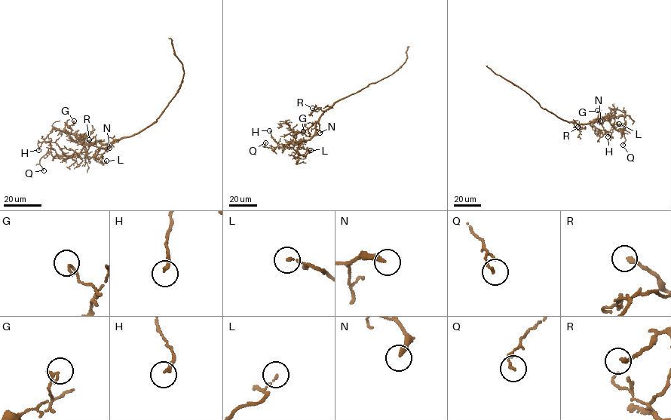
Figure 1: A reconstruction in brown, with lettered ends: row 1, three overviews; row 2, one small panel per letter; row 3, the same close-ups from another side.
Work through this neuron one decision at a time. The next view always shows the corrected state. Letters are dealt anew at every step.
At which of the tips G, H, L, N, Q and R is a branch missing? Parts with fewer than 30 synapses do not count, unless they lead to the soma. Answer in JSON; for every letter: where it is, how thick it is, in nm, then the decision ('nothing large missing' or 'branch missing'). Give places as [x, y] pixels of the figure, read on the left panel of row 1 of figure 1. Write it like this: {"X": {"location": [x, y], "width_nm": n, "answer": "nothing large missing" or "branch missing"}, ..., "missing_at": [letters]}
{"G": {"location": [74, 121], "width_nm": 170, "answer": "nothing large missing"}, "H": {"location": [38, 150], "width_nm": 180, "answer": "nothing large missing"}, "L": {"location": [106, 160], "width_nm": 130, "answer": "nothing large missing"}, "N": {"location": [109, 148], "width_nm": 240, "answer": "nothing large missing"}, "Q": {"location": [44, 170], "width_nm": 120, "answer": "nothing large missing"}, "R": {"location": [89, 139], "width_nm": 190, "answer": "nothing large missing"}, "missing_at": []}

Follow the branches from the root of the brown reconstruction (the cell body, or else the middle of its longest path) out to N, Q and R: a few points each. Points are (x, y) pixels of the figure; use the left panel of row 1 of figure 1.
N: (124, 137), (100, 147), (103, 148), (107, 145), (109, 148)
Q: (124, 137), (103, 145), (99, 140), (85, 151), (68, 157), (53, 156), (50, 151), (40, 159), (44, 170)
R: (124, 137), (112, 141), (105, 150), (93, 145), (94, 136), (89, 139)

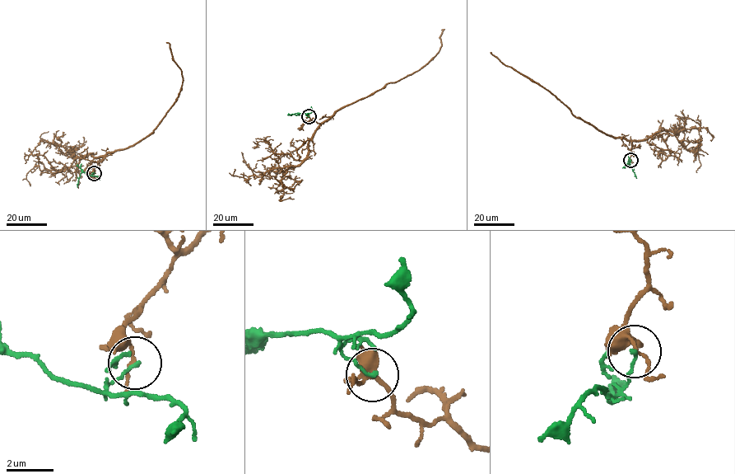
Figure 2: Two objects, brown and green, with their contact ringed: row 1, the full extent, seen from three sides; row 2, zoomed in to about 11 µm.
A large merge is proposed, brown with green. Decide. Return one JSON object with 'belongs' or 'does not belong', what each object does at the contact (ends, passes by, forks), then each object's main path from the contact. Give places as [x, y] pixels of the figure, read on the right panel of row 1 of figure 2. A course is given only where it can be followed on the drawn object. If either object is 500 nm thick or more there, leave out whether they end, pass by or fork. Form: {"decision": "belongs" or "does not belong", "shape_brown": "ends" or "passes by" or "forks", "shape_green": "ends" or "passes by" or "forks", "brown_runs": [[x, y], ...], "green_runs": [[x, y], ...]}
{"decision": "does not belong", "shape_brown": "passes by", "shape_green": "ends", "brown_runs": [[630, 160], [630, 142], [598, 130], [577, 118], [555, 96], [506, 66], [491, 53]], "green_runs": [[630, 160], [628, 163], [637, 178]]}

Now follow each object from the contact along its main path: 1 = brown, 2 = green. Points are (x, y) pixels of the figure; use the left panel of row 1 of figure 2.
1: (95, 172), (93, 170), (102, 157), (133, 145), (152, 133), (174, 102), (183, 79), (169, 44), (166, 42)
2: (95, 173), (90, 175), (81, 172), (77, 187)

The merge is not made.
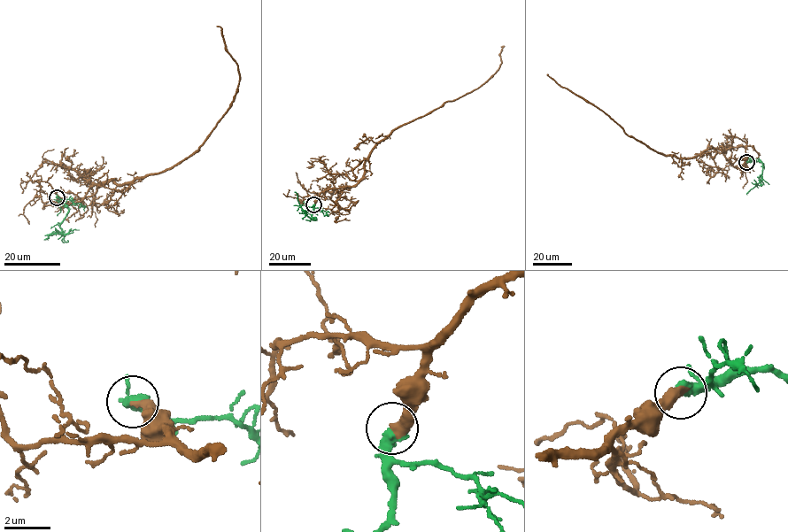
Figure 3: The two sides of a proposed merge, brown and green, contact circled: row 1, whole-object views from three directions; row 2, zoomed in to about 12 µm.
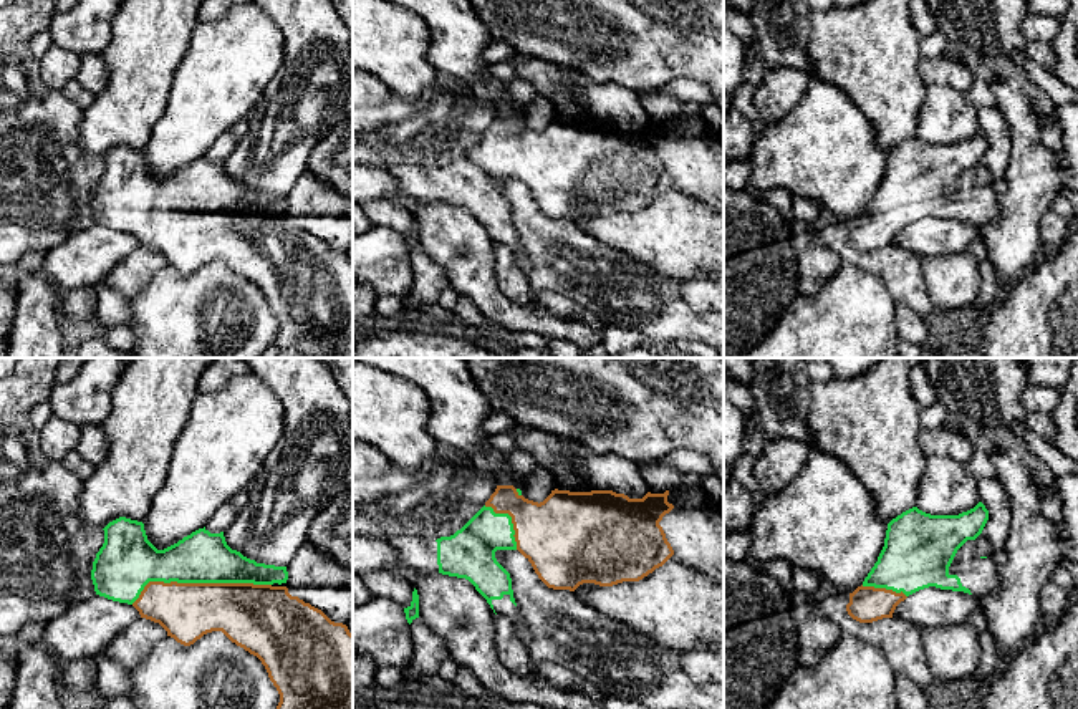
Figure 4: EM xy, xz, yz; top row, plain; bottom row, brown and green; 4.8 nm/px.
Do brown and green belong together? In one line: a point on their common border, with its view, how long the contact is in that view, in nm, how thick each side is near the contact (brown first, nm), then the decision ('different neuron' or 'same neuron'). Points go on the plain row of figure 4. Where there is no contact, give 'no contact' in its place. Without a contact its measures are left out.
xy (199, 212) | 700 nm | 280/260 nm | same neuron

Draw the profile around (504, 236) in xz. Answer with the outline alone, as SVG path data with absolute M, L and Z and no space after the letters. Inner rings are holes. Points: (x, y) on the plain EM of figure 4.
M503 224L502 229L492 229L492 234L497 244L503 244L515 252L520 268L527 273L530 270L530 263L525 257L518 237L510 230L510 224Z

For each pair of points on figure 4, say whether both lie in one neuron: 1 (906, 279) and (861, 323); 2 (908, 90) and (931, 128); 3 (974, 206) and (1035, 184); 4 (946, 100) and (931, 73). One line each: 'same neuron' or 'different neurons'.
1: different neurons
2: different neurons
3: different neurons
4: different neurons

